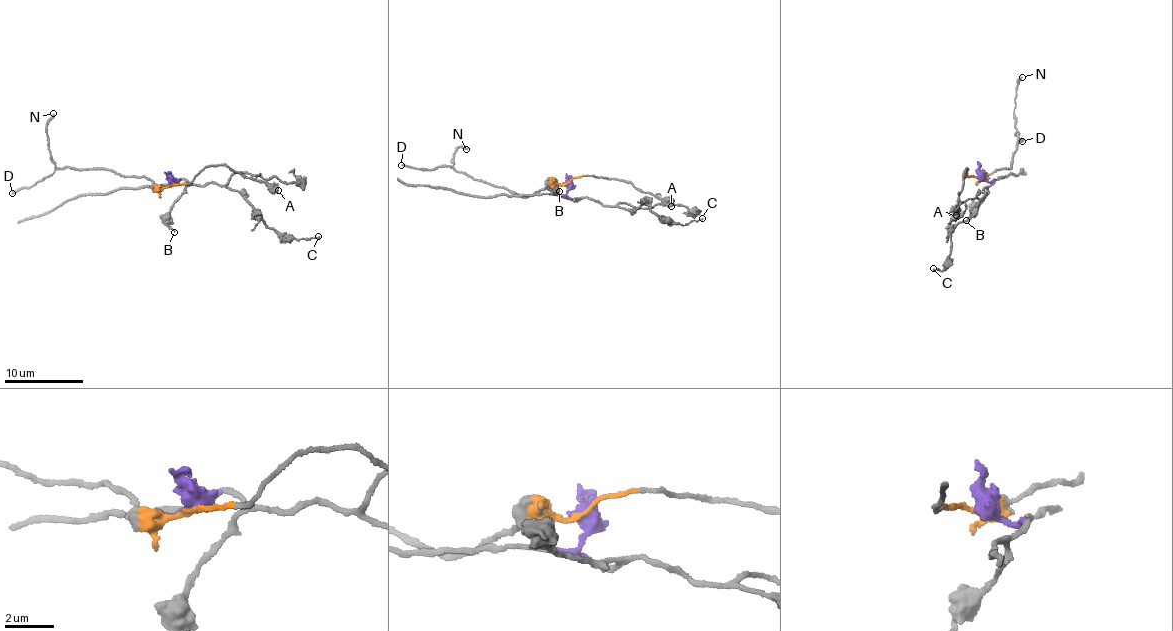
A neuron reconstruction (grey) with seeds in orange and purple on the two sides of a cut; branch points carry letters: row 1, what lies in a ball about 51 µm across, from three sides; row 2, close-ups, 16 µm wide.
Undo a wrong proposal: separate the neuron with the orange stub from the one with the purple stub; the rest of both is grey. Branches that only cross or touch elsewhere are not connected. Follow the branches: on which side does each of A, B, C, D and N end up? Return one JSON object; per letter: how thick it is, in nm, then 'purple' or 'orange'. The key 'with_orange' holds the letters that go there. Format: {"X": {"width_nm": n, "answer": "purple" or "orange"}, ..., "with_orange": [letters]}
{"A": {"width_nm": 700, "answer": "orange"}, "B": {"width_nm": 140, "answer": "purple"}, "C": {"width_nm": 110, "answer": "purple"}, "D": {"width_nm": 190, "answer": "orange"}, "N": {"width_nm": 280, "answer": "orange"}, "with_orange": ["A", "D", "N"]}

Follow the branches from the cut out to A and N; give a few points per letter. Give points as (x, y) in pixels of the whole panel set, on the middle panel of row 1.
A: (567, 181), (588, 176), (623, 181), (668, 199), (672, 206)
N: (567, 181), (549, 183), (527, 196), (492, 186), (454, 170), (455, 150), (460, 145), (466, 149)

